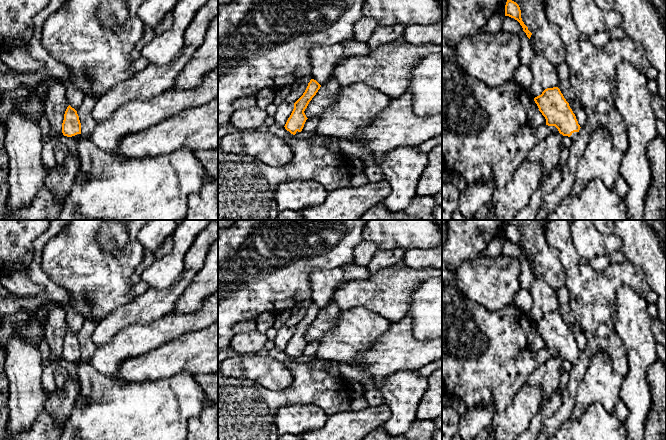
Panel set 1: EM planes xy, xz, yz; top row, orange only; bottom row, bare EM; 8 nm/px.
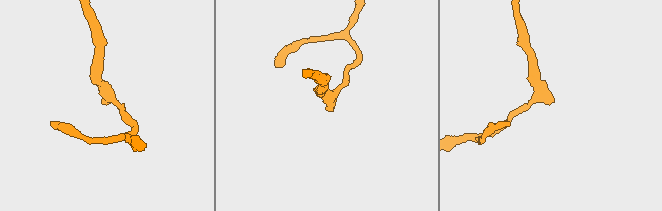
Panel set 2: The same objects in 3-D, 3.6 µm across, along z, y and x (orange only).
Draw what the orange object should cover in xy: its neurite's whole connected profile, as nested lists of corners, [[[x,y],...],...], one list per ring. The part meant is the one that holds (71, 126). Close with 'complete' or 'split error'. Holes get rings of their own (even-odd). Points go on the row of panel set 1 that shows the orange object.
[[[70,105],[64,114],[62,133],[78,140],[80,169],[57,220],[184,220],[190,194],[198,193],[206,181],[214,179],[197,160],[196,151],[189,148],[163,156],[143,158],[126,158],[100,150],[81,134],[79,116]]]; split error

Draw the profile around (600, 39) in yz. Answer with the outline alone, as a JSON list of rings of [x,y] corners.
[[[606,31],[595,33],[588,38],[590,42],[597,47],[603,47],[611,40],[609,32]]]

